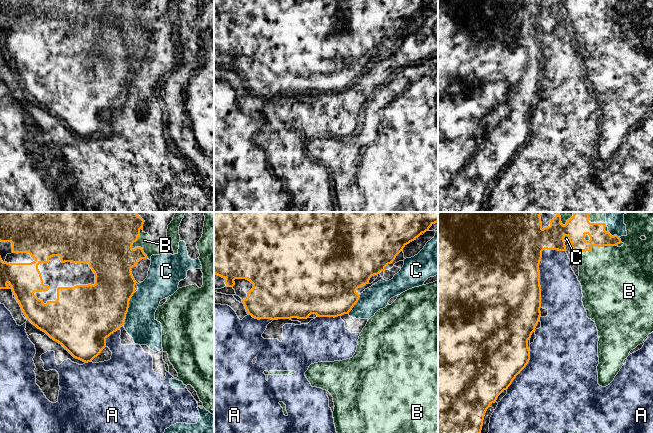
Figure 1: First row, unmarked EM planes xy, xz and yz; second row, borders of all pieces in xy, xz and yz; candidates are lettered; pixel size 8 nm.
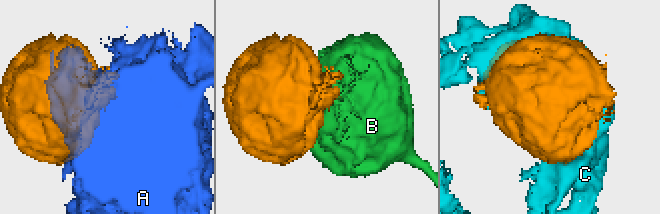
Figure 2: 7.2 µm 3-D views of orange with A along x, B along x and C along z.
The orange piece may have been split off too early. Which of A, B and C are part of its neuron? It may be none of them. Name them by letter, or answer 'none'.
none

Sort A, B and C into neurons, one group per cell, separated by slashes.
A C / B

